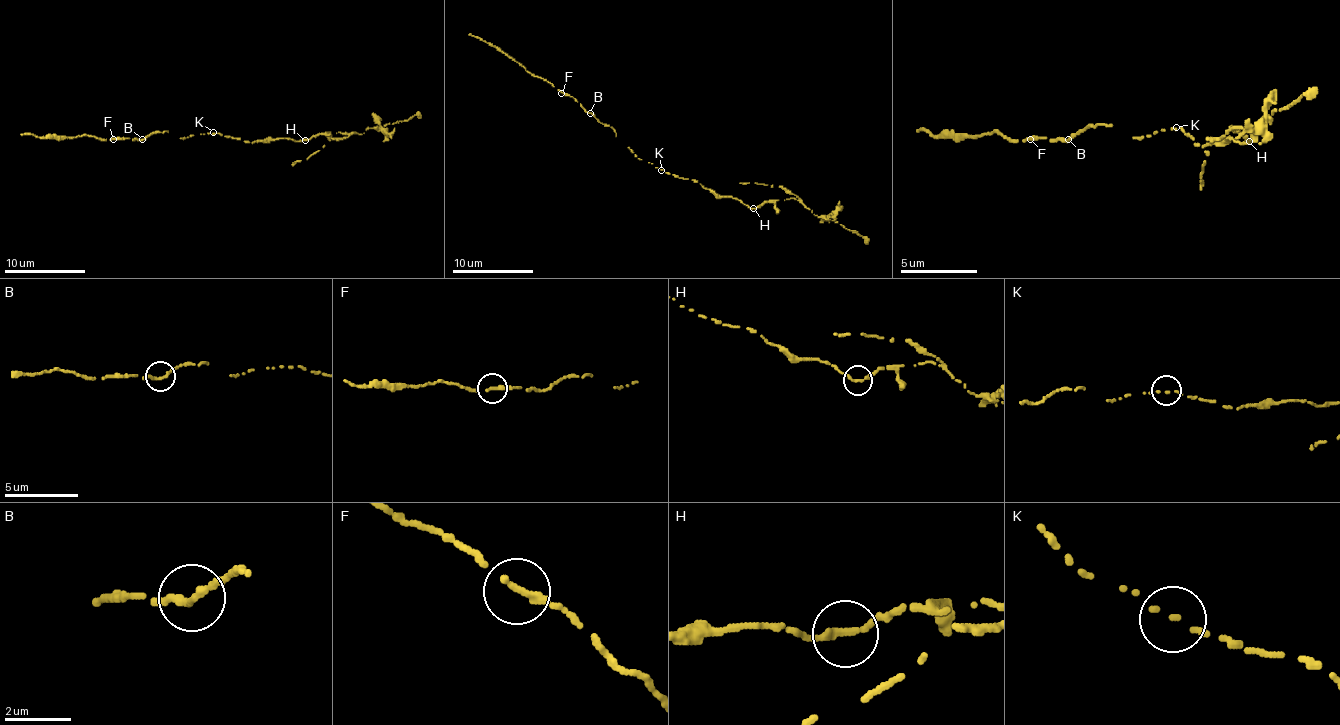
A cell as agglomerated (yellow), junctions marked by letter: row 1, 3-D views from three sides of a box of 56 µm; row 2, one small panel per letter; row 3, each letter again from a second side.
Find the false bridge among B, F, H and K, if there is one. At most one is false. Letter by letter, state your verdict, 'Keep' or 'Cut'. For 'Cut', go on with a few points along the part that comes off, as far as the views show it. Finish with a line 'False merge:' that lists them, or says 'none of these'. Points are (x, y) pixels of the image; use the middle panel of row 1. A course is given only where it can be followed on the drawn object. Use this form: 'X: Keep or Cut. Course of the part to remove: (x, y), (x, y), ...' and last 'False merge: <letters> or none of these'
B: Keep
F: Keep
H: Cut. Course of the part to remove: (752, 209), (764, 202), (795, 198), (815, 215), (856, 231), (868, 243)
K: Keep
False merge: H

